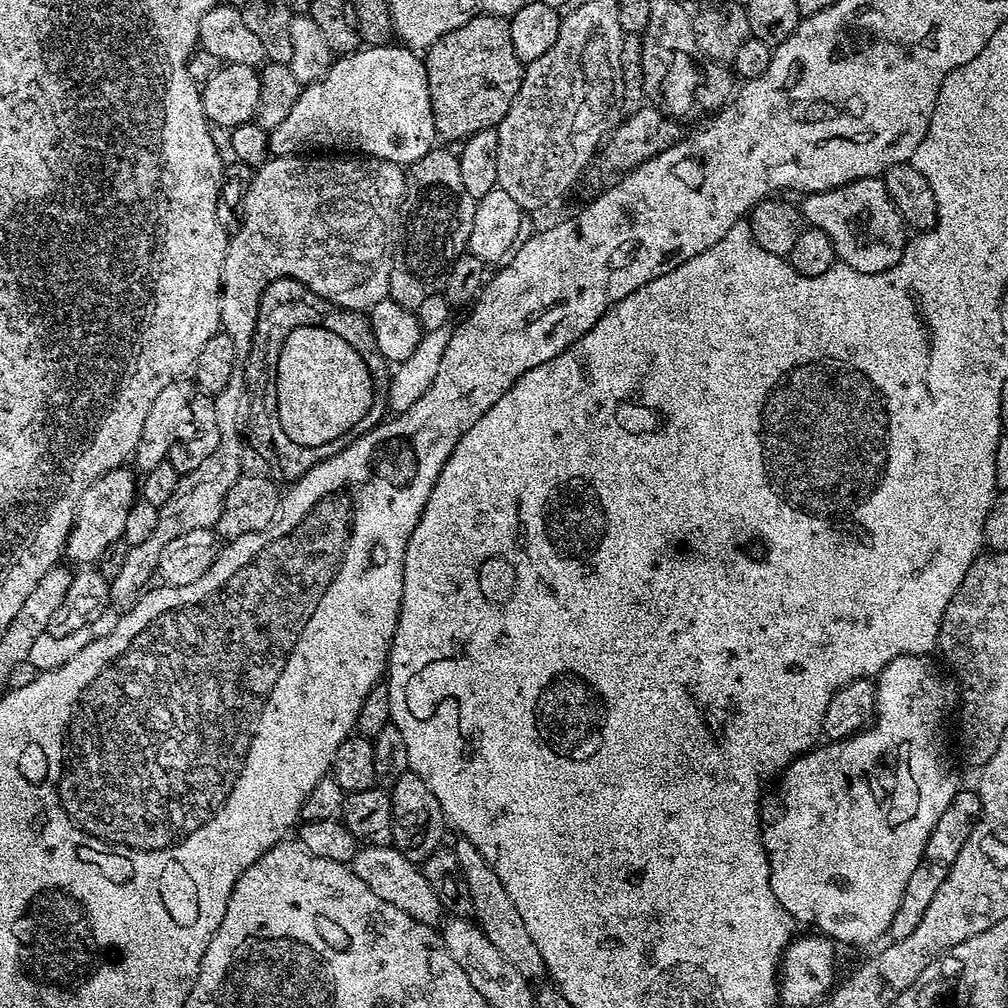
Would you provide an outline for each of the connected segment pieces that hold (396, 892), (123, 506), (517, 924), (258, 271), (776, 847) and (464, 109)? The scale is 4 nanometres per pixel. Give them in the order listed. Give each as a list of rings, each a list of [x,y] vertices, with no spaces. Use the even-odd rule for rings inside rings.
[[[369,843],[364,847],[357,851],[350,865],[352,871],[358,874],[358,878],[362,878],[362,882],[366,882],[366,886],[370,886],[374,894],[386,898],[386,902],[398,906],[412,919],[423,924],[439,925],[440,915],[446,912],[446,905],[437,894],[431,880],[426,878],[423,867],[417,861],[406,858],[406,854],[402,854],[391,843]]]
[[[121,466],[110,469],[88,487],[86,494],[82,494],[76,507],[76,520],[72,523],[66,545],[67,559],[69,556],[73,565],[95,565],[106,546],[122,539],[126,530],[126,514],[130,514],[130,506],[138,499],[138,476],[131,467],[129,468]]]
[[[457,839],[454,847],[458,854],[458,862],[462,862],[462,875],[468,887],[468,897],[472,899],[472,912],[474,913],[475,923],[502,950],[505,958],[510,958],[514,966],[526,970],[529,977],[535,978],[540,970],[545,967],[545,961],[534,938],[530,938],[530,930],[526,930],[526,922],[522,922],[522,914],[518,914],[518,906],[514,898],[506,890],[502,878],[492,868],[491,862],[480,853],[469,840]]]
[[[312,154],[298,156],[272,156],[259,168],[255,169],[252,185],[246,194],[242,205],[244,221],[240,229],[231,233],[226,250],[226,262],[224,263],[224,283],[220,289],[220,327],[230,338],[234,338],[234,350],[237,354],[248,354],[252,351],[252,339],[254,338],[254,326],[258,322],[258,306],[266,286],[270,282],[281,280],[283,276],[290,276],[293,280],[302,282],[314,294],[326,298],[339,308],[349,308],[355,312],[371,310],[378,302],[389,299],[388,287],[390,286],[390,274],[394,257],[398,252],[398,229],[402,224],[402,205],[406,191],[406,172],[401,165],[394,162],[379,160],[373,156],[363,154]]]
[[[931,655],[927,656],[899,656],[894,658],[894,662],[890,662],[888,667],[880,673],[878,677],[878,687],[876,689],[876,719],[874,723],[865,728],[864,731],[856,733],[854,736],[849,736],[847,740],[834,740],[831,742],[821,743],[819,746],[812,749],[811,752],[804,753],[803,756],[798,757],[797,760],[792,761],[787,768],[784,769],[782,775],[779,777],[778,783],[780,785],[776,788],[776,801],[772,804],[772,813],[767,813],[766,823],[762,828],[762,839],[765,843],[765,847],[768,850],[768,861],[772,865],[772,889],[774,894],[782,906],[791,914],[793,920],[799,922],[801,925],[813,924],[817,933],[823,934],[833,941],[844,944],[872,944],[879,936],[887,937],[889,935],[892,923],[894,922],[894,914],[898,914],[898,906],[902,902],[904,897],[904,891],[906,890],[906,882],[910,882],[910,874],[914,874],[914,870],[920,865],[921,860],[924,859],[924,851],[926,850],[926,842],[930,838],[930,834],[934,830],[934,826],[938,826],[938,818],[942,818],[942,810],[946,810],[946,806],[950,806],[950,802],[954,798],[954,794],[958,791],[958,784],[956,784],[956,776],[952,773],[952,768],[948,765],[948,760],[944,757],[944,723],[948,720],[948,715],[953,712],[958,704],[958,688],[954,683],[953,677],[949,675],[943,667],[939,668],[938,665],[932,661]]]
[[[475,16],[458,30],[442,34],[423,57],[428,75],[430,106],[436,135],[441,141],[463,142],[478,130],[496,128],[510,110],[522,86],[525,65],[514,54],[510,26],[503,16]]]

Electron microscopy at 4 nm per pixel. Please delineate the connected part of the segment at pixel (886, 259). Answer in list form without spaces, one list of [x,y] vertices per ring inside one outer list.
[[[874,176],[862,178],[825,192],[809,192],[803,197],[803,200],[802,211],[805,221],[811,227],[822,230],[822,234],[829,236],[830,242],[834,242],[837,257],[854,270],[866,274],[885,272],[904,257],[904,247],[908,245],[910,232],[904,219],[900,217],[900,211],[894,206],[883,179]]]

